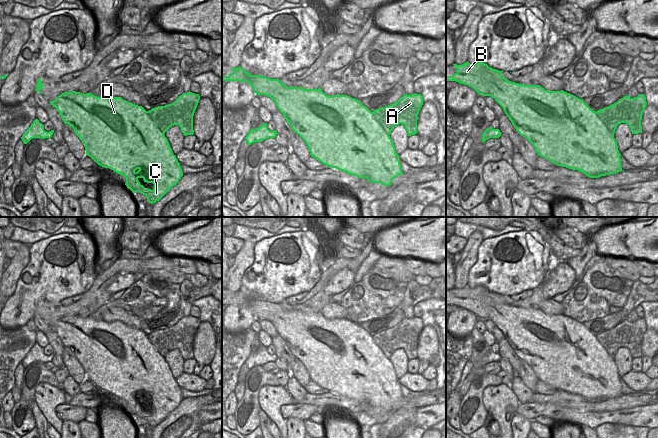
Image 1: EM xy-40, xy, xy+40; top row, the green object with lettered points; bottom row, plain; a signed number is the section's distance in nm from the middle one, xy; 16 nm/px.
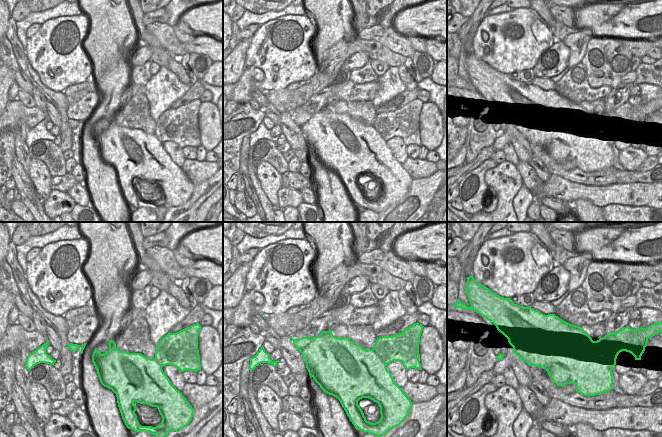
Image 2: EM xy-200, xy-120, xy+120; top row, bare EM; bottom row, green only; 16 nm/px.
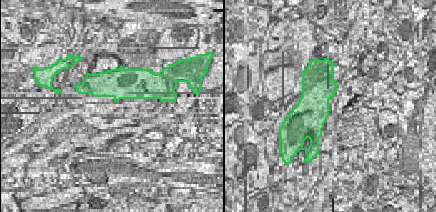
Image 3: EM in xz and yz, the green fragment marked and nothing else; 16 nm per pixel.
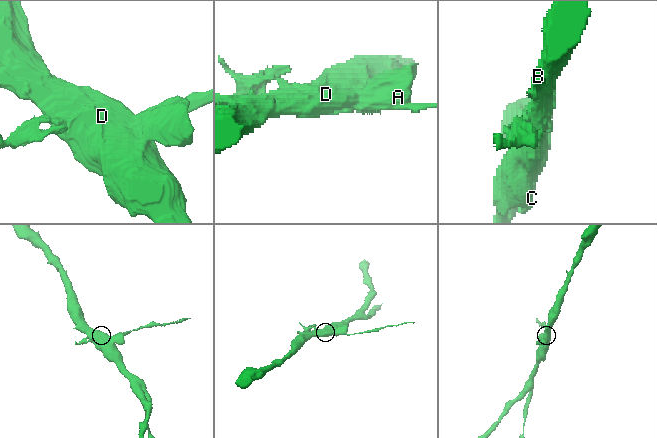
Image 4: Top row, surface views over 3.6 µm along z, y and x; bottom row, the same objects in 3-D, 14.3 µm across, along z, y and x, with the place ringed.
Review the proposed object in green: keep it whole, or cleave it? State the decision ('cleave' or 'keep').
cleave

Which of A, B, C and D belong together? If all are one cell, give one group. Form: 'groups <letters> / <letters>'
groups A / B C D

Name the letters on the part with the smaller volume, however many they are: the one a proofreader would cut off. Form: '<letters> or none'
A

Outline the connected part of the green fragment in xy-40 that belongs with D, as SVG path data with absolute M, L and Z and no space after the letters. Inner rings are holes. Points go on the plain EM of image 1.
M76 315L64 316L49 326L57 333L64 348L74 353L86 373L86 379L98 389L124 400L127 412L145 419L147 426L159 425L183 400L167 362L160 353L155 355L151 351L154 347L142 330L121 321L97 321L90 316L82 318ZM139 402L153 407L154 412L145 412Z

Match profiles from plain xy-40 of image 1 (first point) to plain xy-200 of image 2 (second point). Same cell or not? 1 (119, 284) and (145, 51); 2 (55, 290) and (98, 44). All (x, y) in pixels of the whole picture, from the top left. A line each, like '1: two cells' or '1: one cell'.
1: one cell
2: two cells

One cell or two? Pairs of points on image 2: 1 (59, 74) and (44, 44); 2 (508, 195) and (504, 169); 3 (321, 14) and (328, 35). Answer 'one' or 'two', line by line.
1: one
2: one
3: one

